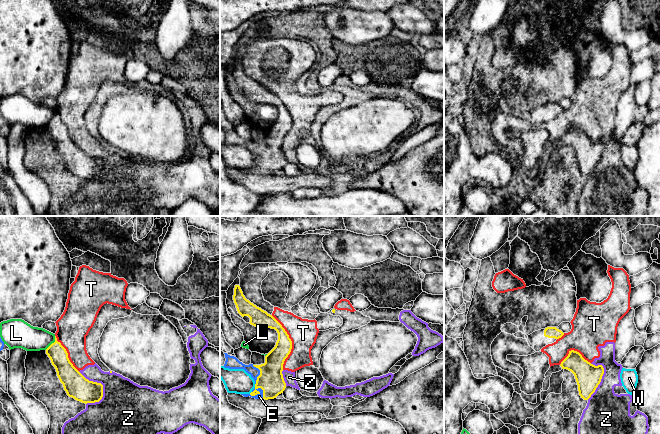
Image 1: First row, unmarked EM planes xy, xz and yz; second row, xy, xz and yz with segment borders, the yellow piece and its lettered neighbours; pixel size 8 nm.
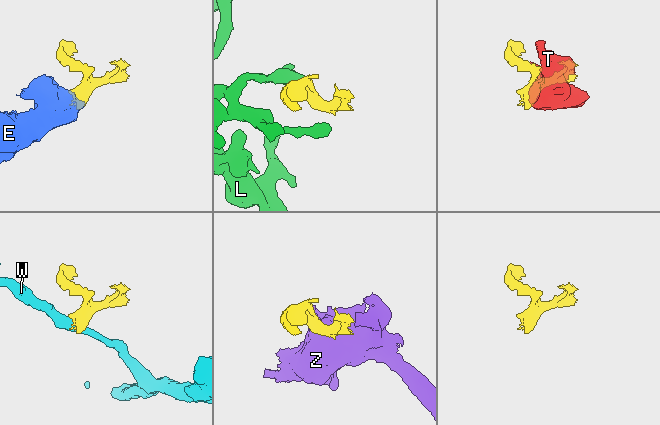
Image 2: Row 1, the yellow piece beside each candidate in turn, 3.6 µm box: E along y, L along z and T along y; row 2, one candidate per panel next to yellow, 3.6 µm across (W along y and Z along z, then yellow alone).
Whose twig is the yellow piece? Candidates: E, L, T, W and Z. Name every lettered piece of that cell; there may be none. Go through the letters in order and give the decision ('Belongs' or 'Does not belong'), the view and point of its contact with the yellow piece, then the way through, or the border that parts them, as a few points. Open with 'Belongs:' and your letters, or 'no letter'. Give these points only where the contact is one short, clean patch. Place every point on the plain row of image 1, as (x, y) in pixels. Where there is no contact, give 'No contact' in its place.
Belongs: E
E: Belongs. Touches yellow at xz (258, 169). Path across: xz (271, 157), (258, 164), (258, 169), (259, 172)
L: Does not belong. Touches yellow at xy (52, 119). Boundary: xy (55, 112), (55, 116), (45, 125)
T: Does not belong. Touches yellow at xz (291, 118)
W: Does not belong. Touches yellow at xz (255, 162). Boundary: xz (254, 160), (255, 163)
Z: Does not belong. Touches yellow at xy (99, 159)

